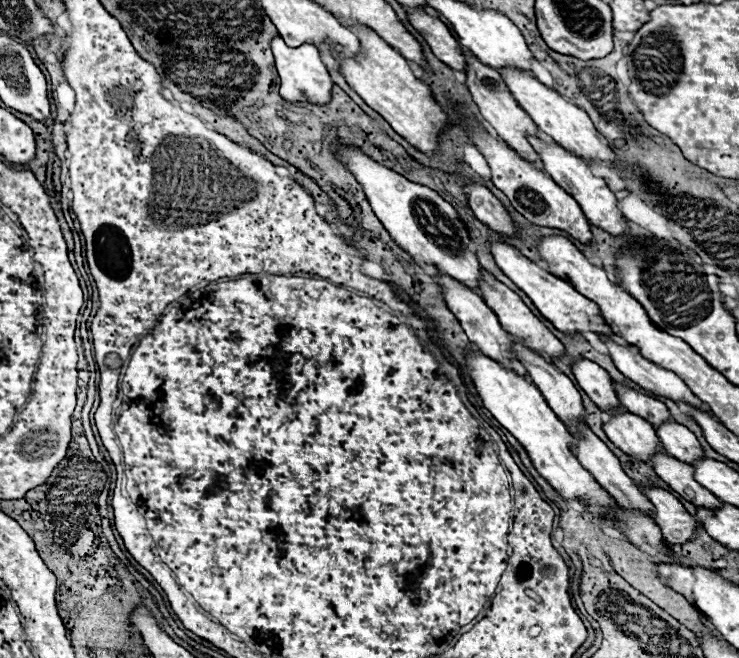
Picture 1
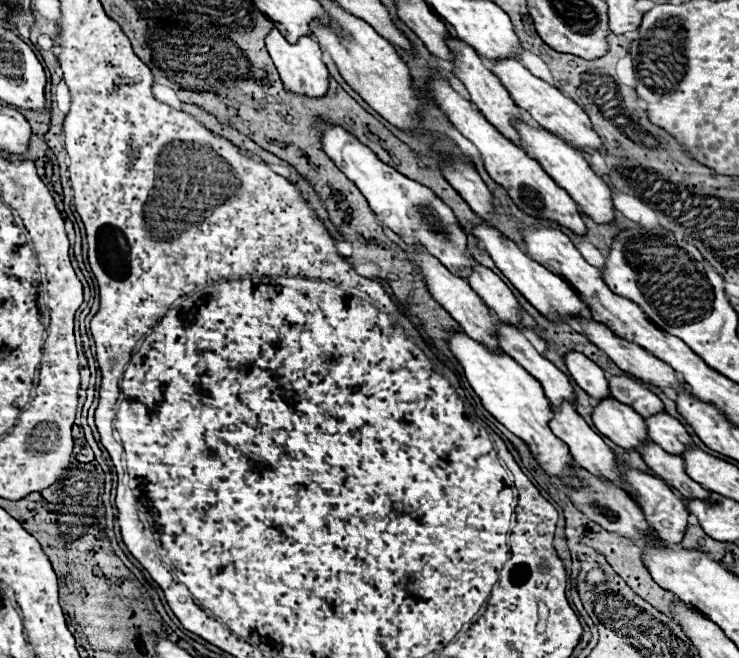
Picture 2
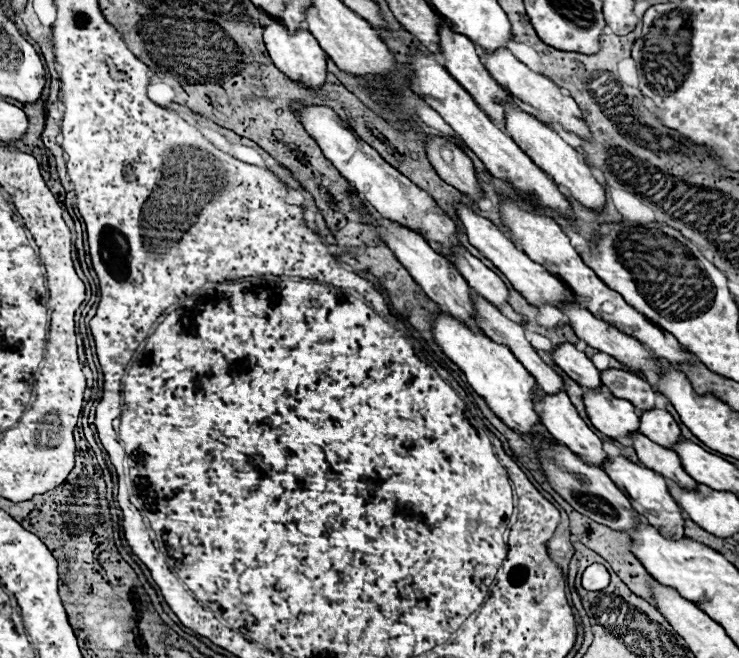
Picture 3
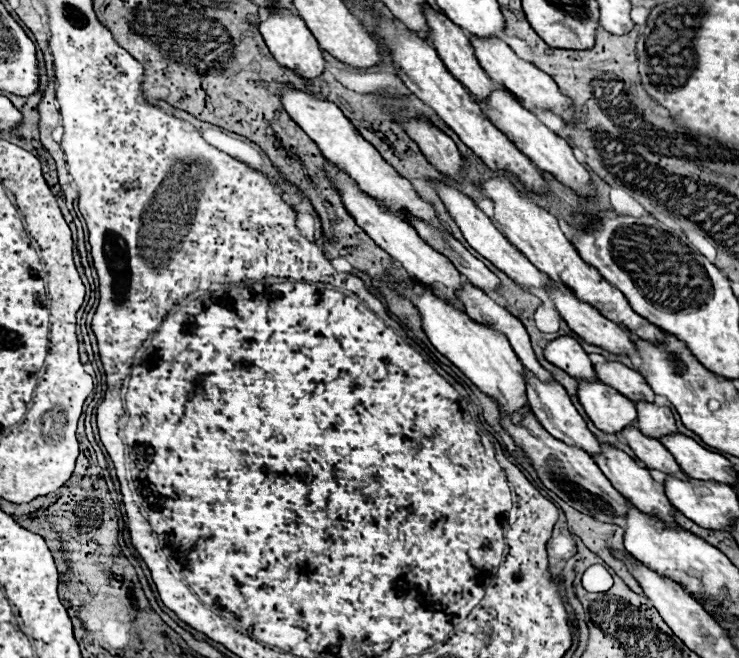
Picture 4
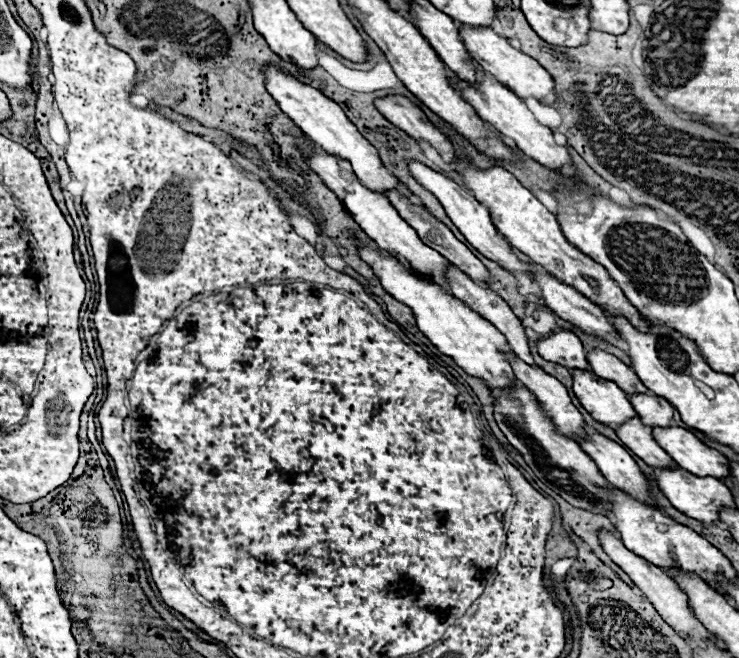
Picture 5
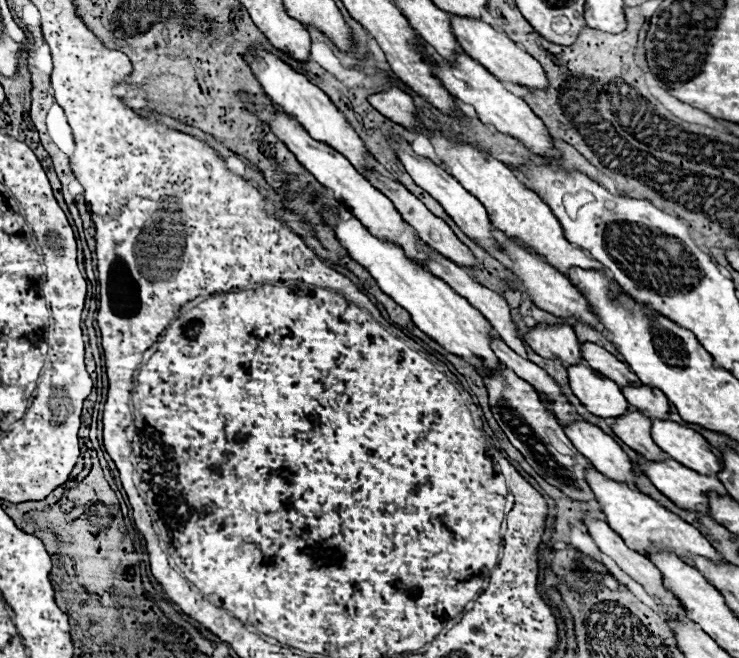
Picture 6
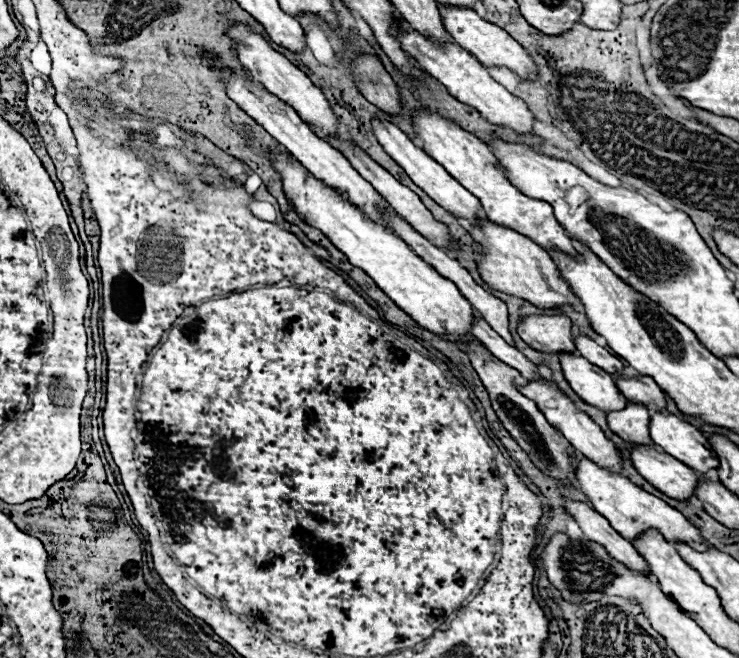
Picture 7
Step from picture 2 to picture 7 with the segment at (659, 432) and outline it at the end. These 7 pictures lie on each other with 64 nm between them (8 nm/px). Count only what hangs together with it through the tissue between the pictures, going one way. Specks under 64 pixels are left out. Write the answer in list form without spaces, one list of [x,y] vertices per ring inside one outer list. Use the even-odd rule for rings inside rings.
[[[616,374],[614,376],[616,386],[620,388],[620,392],[632,400],[632,402],[640,402],[640,404],[648,404],[654,402],[658,406],[658,410],[662,410],[666,406],[664,400],[664,392],[656,386],[656,382],[648,376],[628,376],[628,374]]]

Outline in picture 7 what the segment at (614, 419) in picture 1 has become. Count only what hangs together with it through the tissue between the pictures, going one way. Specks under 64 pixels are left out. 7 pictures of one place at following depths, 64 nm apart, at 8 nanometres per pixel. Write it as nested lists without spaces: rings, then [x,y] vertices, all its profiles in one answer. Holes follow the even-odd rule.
[[[562,352],[560,364],[572,390],[584,402],[596,406],[602,412],[614,412],[618,408],[624,408],[626,398],[620,398],[614,378],[608,372],[596,368],[576,352]]]

